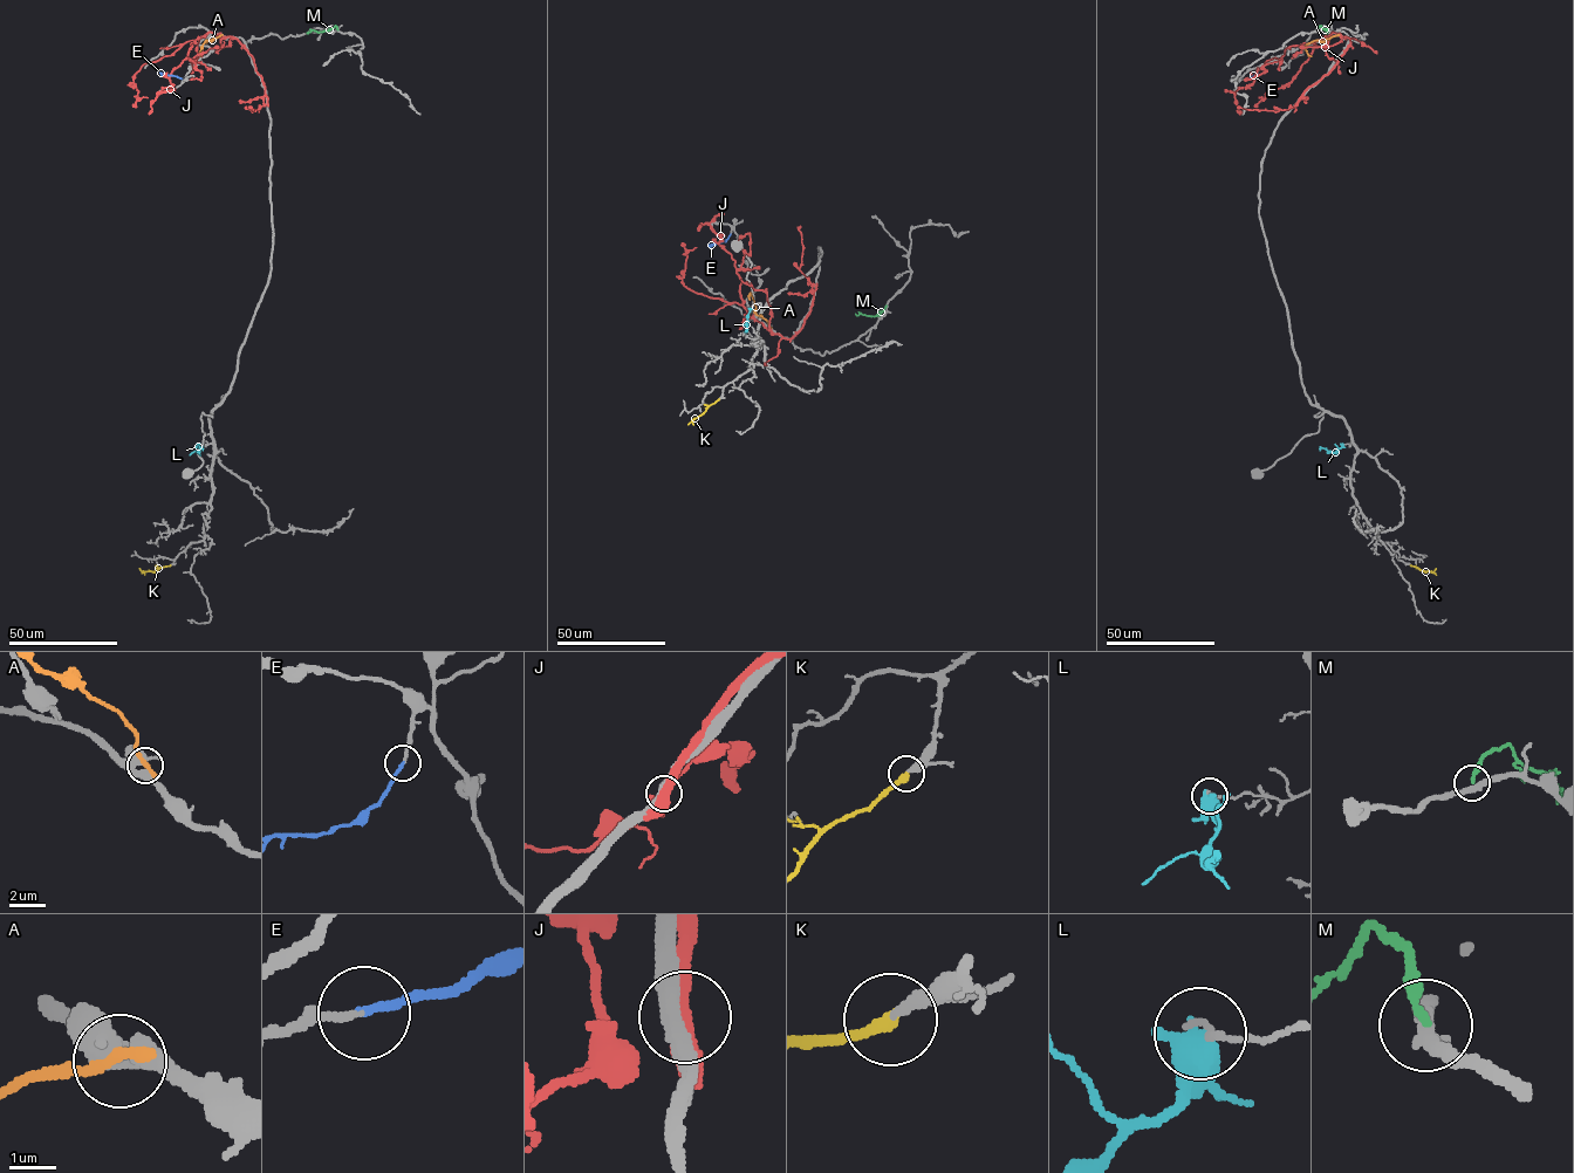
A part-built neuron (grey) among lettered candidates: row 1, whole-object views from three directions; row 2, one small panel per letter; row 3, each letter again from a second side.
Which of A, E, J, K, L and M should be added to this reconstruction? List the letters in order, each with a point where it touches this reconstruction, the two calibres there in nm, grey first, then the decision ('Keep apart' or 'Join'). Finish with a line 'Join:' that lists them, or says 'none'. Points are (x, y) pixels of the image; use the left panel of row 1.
A: Touches grey at (220, 35). Thickness 550 nm (grey) against 340 nm. Keep apart
E: Touches grey at (182, 79). Thickness 170 nm (grey) against 180 nm. Join
J: Touches grey at (267, 103). Thickness 360 nm (grey) against 440 nm. Keep apart
K: Touches grey at (170, 566). Thickness 280 nm (grey) against 320 nm. Join
L: Touches grey at (198, 444). Thickness 130 nm (grey) against 700 nm. Keep apart
M: Touches grey at (337, 29). Thickness 320 nm (grey) against 200 nm. Keep apart
Join: E, K

